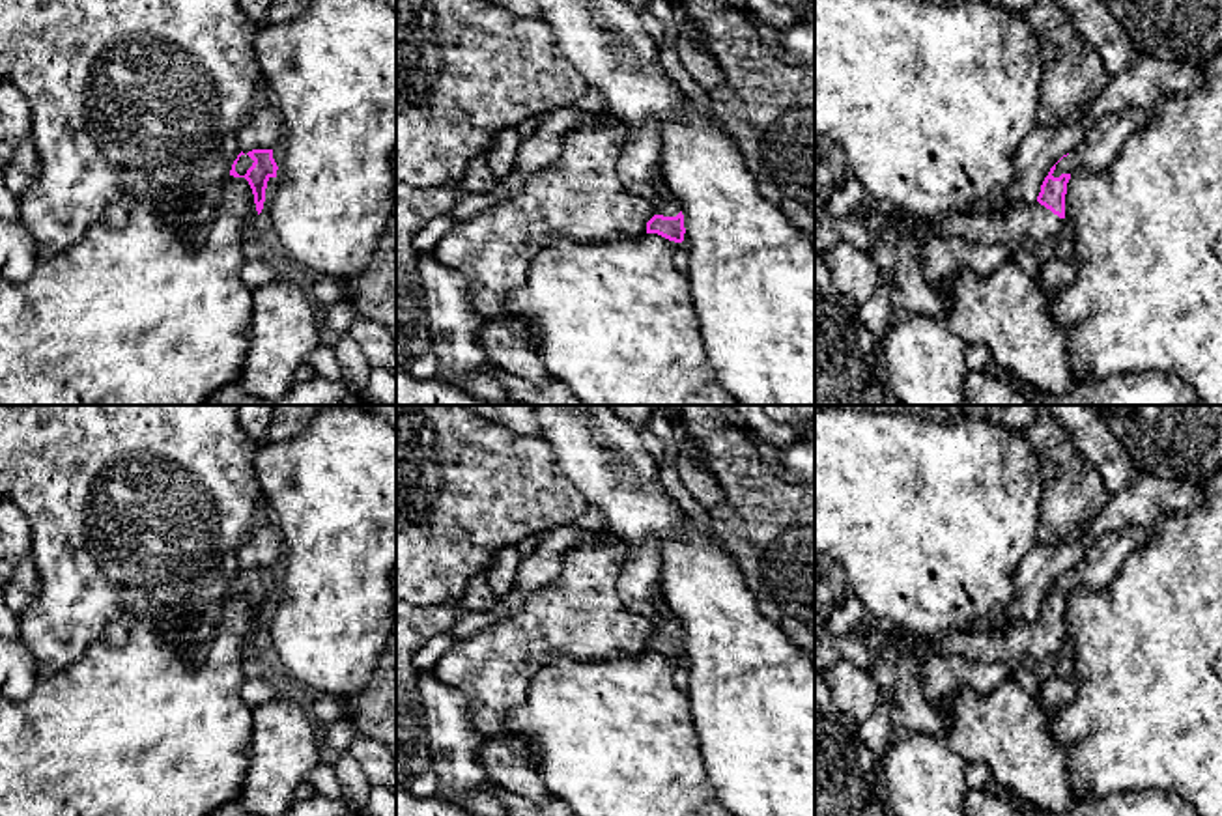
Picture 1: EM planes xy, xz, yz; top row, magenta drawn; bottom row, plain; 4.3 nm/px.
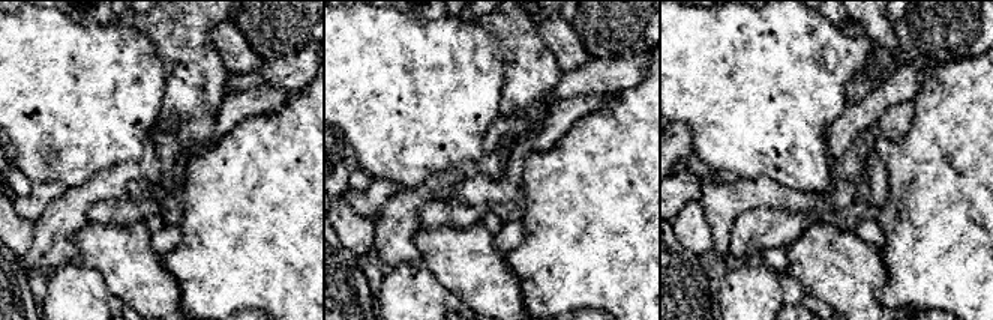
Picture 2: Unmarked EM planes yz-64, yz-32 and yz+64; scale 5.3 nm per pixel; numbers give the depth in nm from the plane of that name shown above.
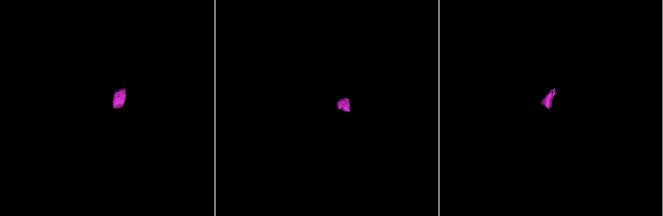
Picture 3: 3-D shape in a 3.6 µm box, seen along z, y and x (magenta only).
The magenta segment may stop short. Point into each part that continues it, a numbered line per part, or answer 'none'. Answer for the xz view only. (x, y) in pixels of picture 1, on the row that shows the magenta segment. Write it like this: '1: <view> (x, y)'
1: xz (669, 206)

